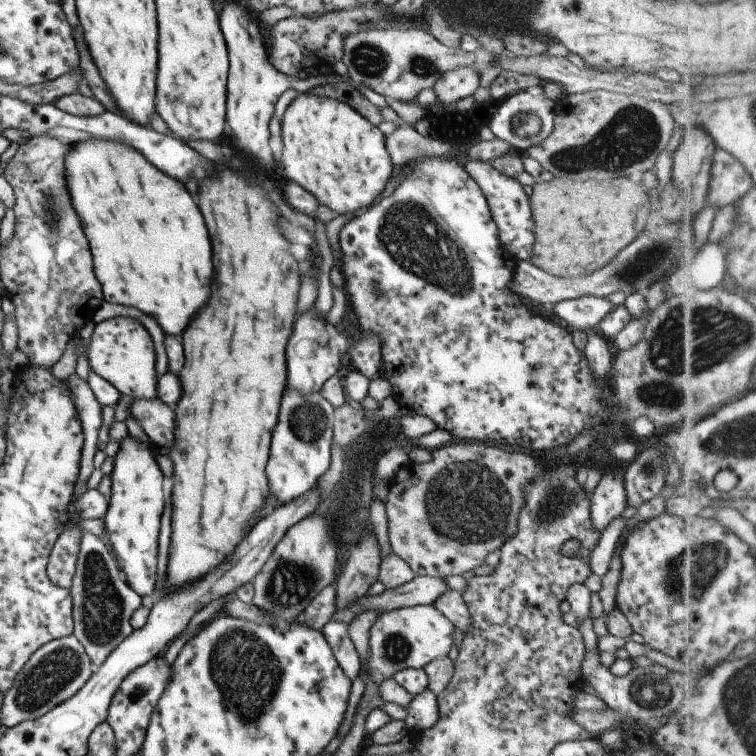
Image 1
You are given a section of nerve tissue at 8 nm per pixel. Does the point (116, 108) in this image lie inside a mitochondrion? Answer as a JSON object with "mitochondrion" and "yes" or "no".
{"mitochondrion":"no"}

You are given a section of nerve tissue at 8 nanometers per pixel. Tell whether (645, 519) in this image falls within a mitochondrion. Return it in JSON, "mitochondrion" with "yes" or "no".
{"mitochondrion":"no"}

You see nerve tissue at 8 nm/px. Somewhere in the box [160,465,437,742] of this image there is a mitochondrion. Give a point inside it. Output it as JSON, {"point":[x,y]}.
{"point":[243,669]}

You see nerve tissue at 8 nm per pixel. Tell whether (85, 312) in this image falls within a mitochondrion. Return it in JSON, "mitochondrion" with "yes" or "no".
{"mitochondrion":"no"}

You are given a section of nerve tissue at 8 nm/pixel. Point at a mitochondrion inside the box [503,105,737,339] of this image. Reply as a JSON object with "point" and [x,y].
{"point":[655,254]}

